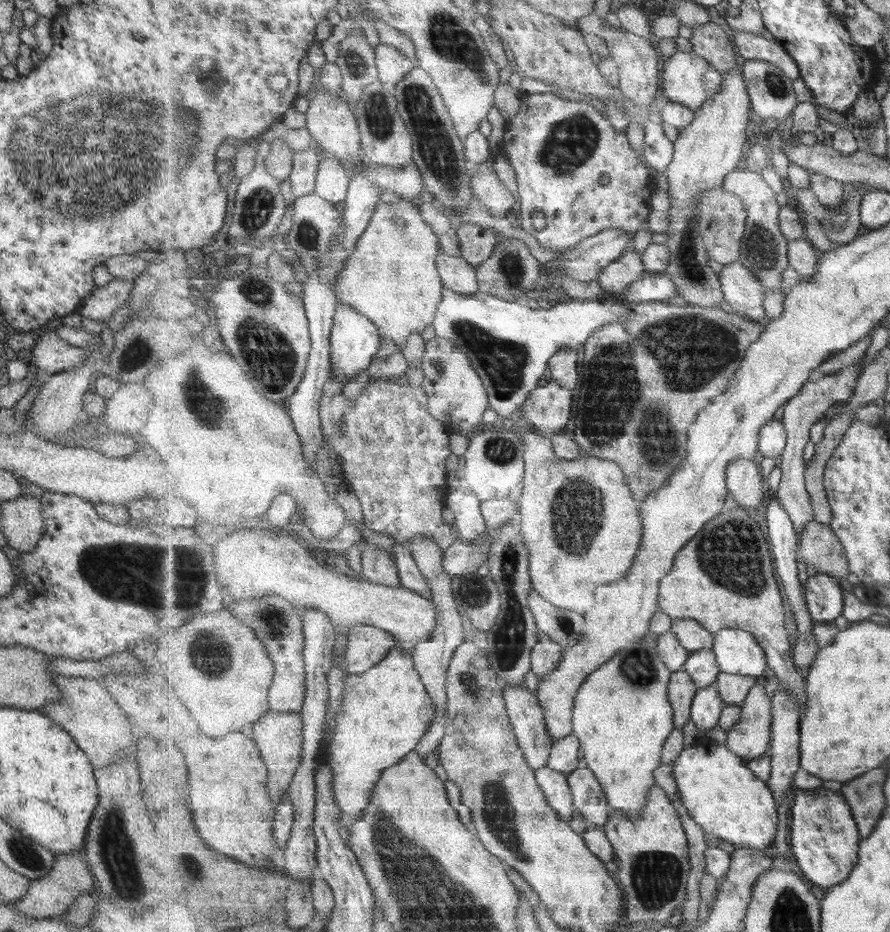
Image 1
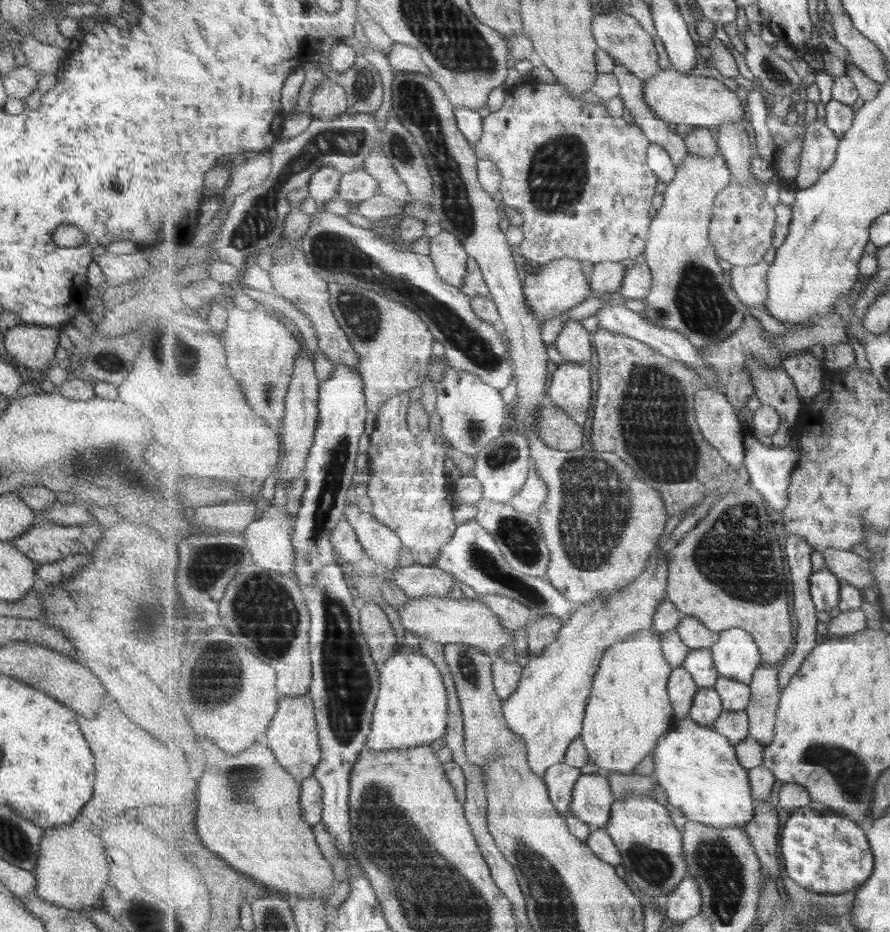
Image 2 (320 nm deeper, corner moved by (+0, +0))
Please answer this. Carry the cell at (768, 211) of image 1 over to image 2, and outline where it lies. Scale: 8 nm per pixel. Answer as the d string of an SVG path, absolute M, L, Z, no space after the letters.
M724 124L715 131L717 144L720 152L726 157L727 165L730 166L733 181L741 186L749 186L755 182L754 169L751 164L753 150L749 146L749 134L743 125Z

